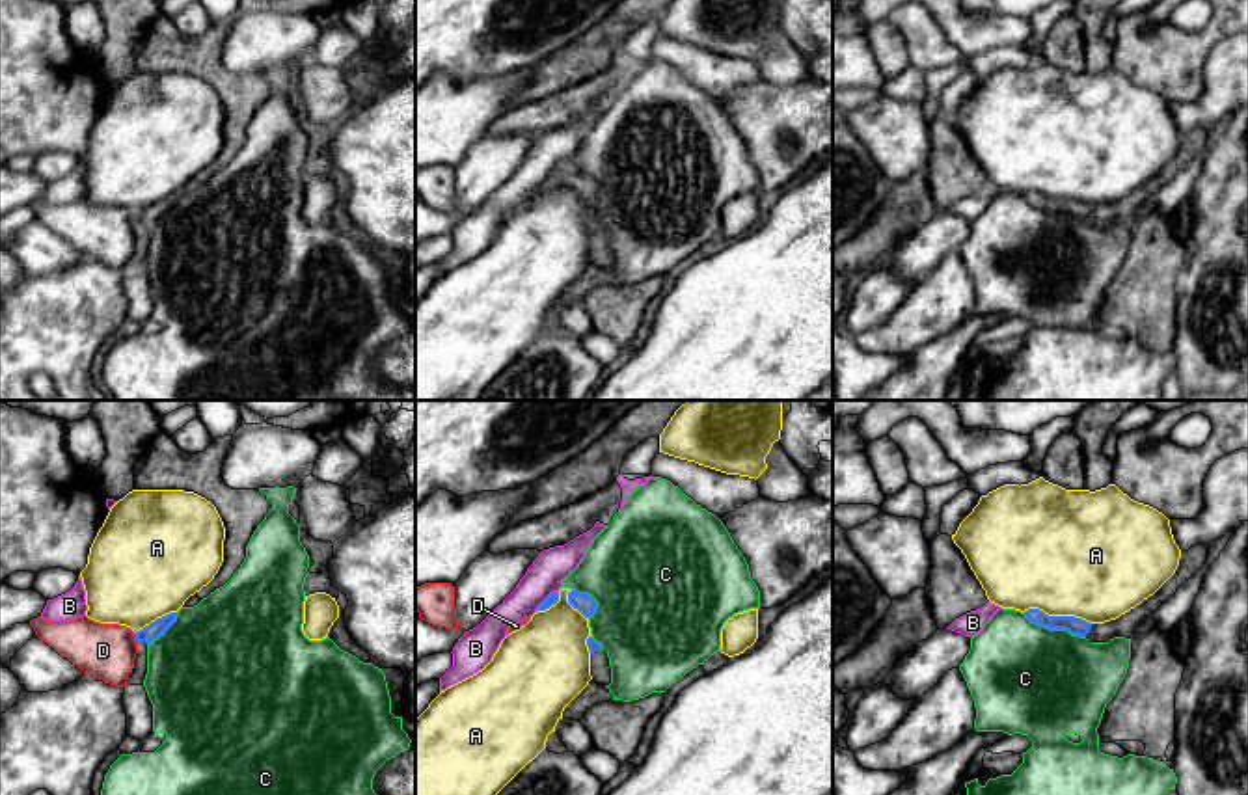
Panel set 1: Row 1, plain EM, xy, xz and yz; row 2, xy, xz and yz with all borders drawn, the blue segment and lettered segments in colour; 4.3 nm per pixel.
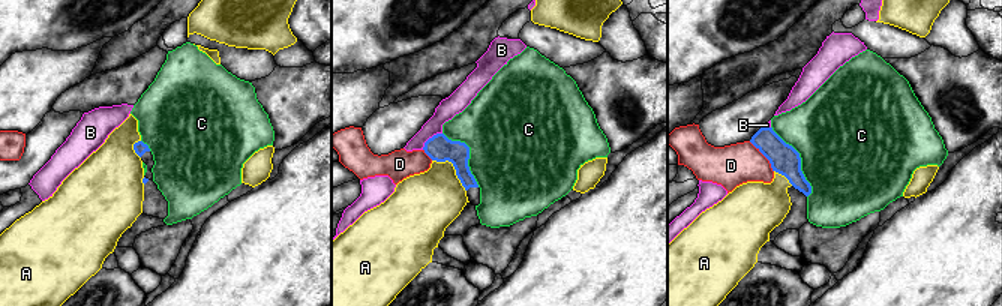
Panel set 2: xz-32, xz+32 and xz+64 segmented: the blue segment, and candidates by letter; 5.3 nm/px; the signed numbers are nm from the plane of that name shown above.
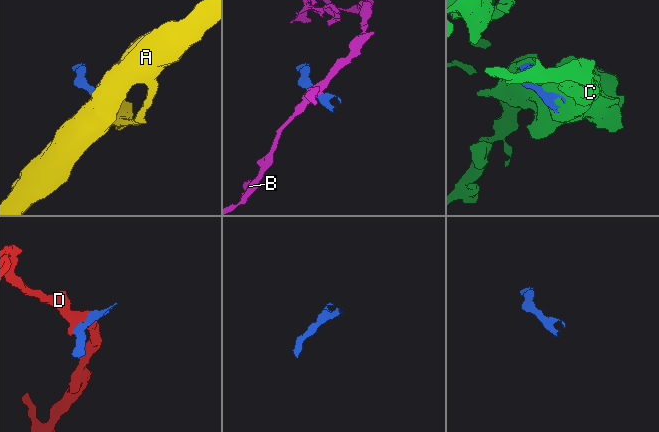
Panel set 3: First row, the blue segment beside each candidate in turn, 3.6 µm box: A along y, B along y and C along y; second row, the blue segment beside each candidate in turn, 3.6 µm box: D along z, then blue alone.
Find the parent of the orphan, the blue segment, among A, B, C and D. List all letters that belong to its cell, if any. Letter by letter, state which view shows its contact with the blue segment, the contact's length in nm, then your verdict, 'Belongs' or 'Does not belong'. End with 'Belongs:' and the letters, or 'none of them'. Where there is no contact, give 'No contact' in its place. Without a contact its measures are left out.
A: Touches blue in yz. Shared border 300 nm. Does not belong
B: Touches blue in xz. Shared border 130 nm. Does not belong
C: Touches blue in yz. Shared border 300 nm. Does not belong
D: Touches blue in xy. Shared border 50 nm. Does not belong
Belongs: none of them

